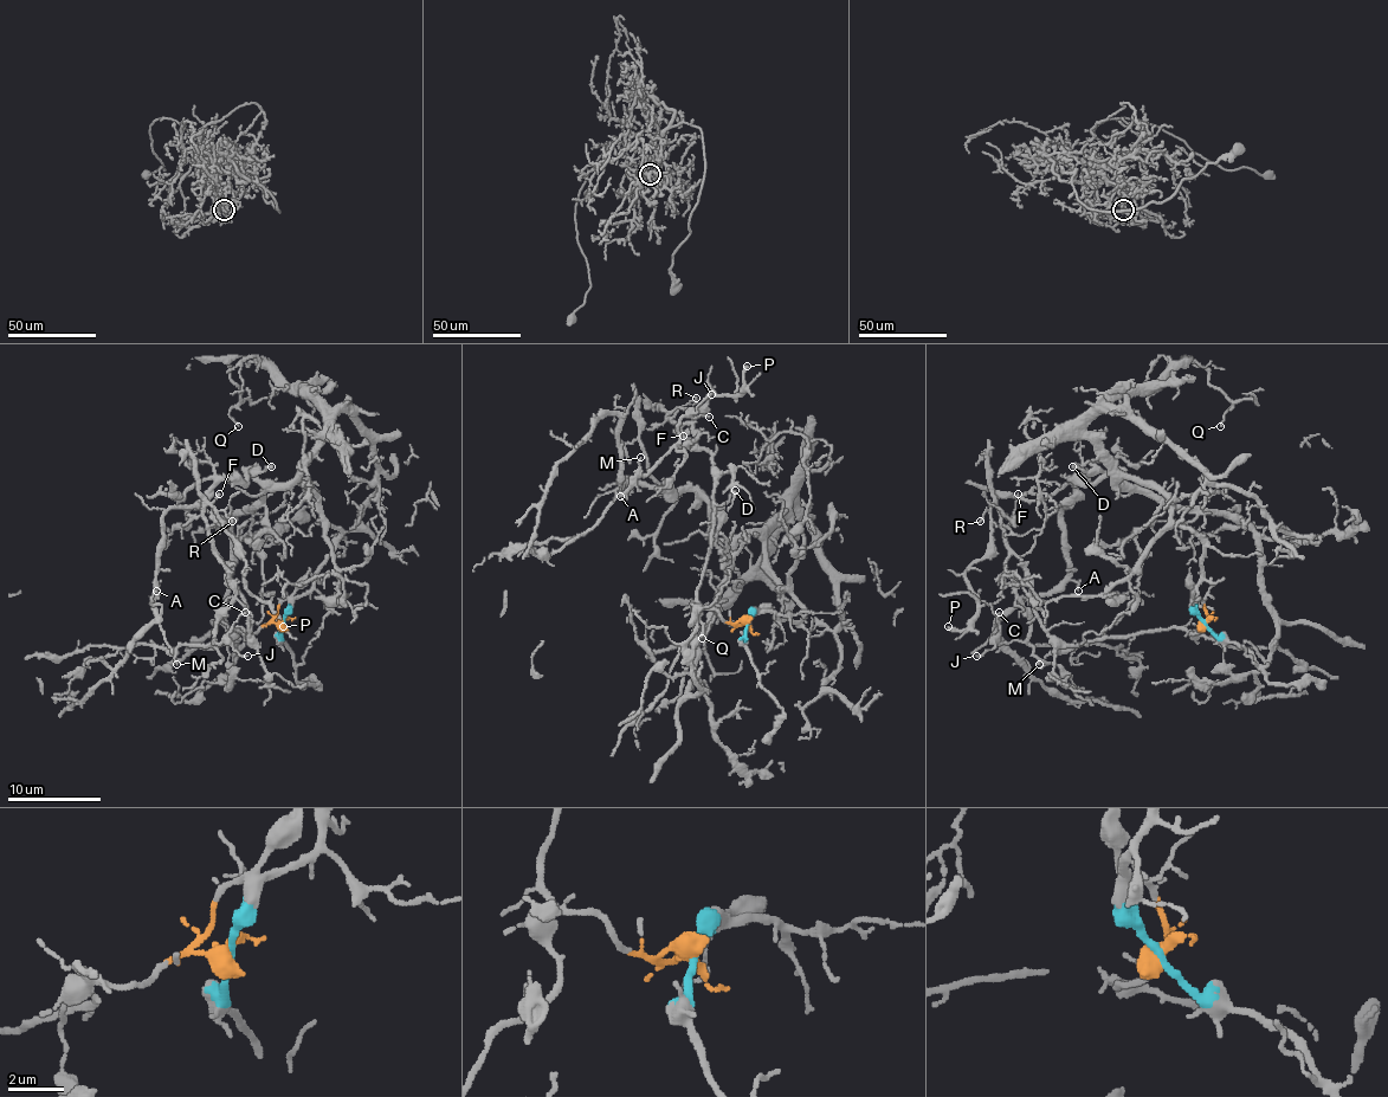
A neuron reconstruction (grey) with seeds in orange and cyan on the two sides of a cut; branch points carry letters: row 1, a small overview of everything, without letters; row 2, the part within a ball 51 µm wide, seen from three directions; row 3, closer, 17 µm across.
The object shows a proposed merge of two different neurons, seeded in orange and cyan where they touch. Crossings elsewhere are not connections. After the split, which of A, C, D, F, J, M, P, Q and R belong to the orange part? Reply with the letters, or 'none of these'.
C, F, J, M, P, R

